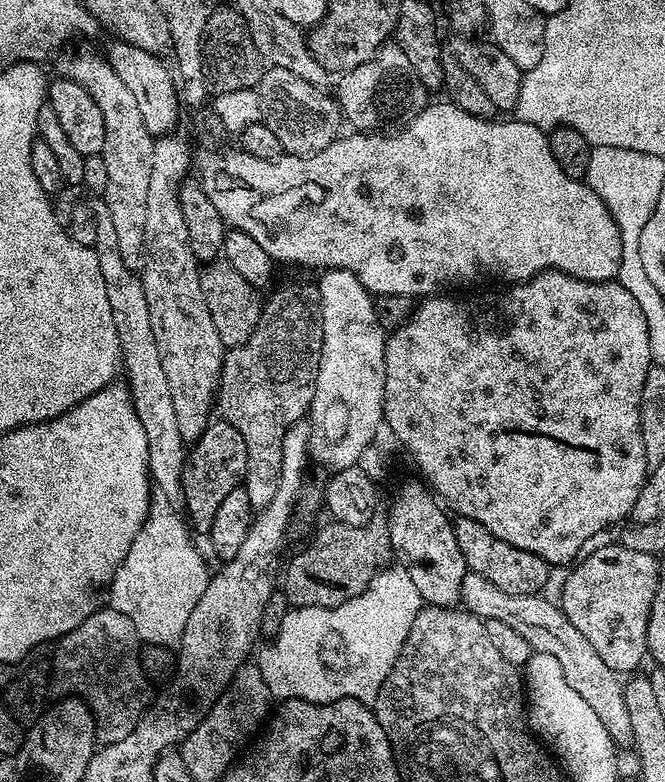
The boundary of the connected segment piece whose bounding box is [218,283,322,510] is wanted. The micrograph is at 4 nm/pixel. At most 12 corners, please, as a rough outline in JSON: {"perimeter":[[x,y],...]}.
{"perimeter":[[320,289],[263,301],[224,353],[218,412],[267,506],[322,358]]}

